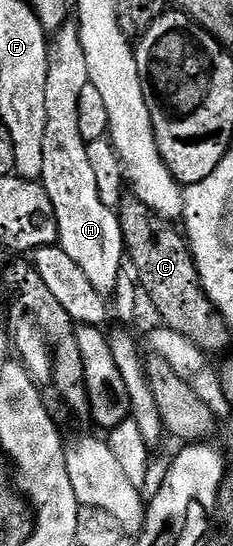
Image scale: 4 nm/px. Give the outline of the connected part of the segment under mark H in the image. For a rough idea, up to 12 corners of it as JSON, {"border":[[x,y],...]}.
{"border":[[73,23],[50,44],[40,183],[58,244],[103,294],[124,271],[80,134],[89,84]]}

